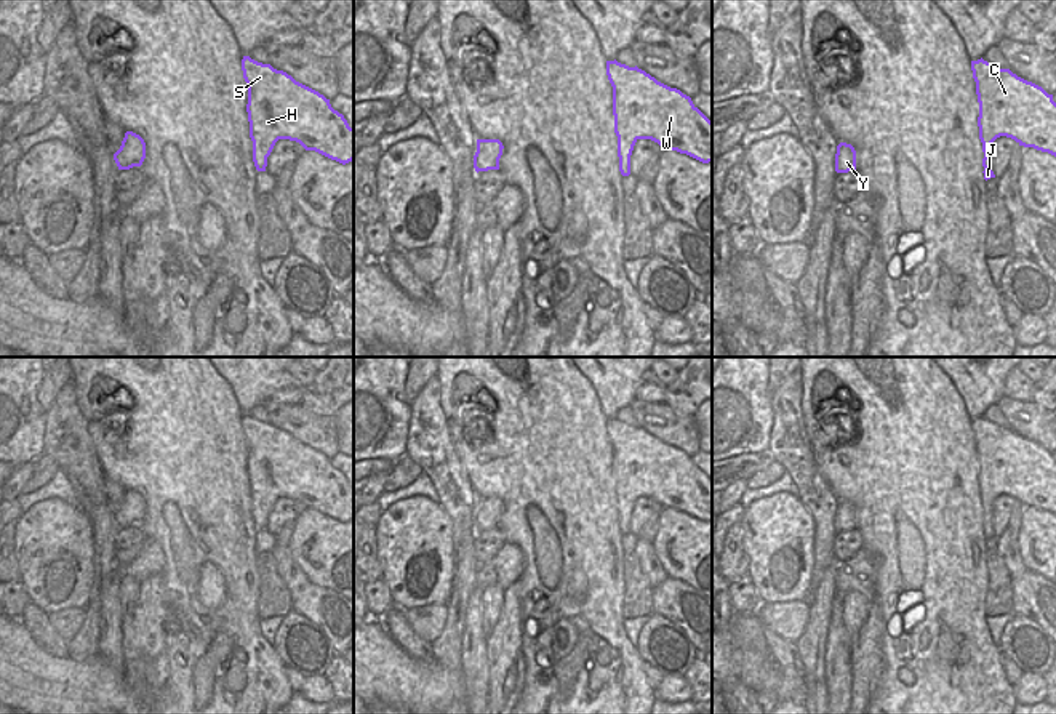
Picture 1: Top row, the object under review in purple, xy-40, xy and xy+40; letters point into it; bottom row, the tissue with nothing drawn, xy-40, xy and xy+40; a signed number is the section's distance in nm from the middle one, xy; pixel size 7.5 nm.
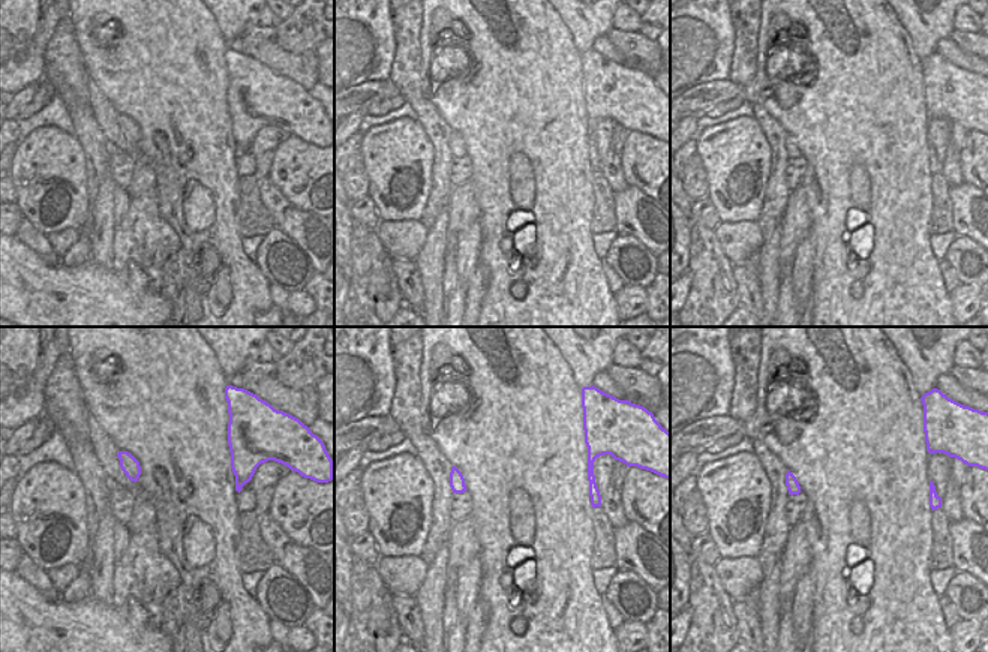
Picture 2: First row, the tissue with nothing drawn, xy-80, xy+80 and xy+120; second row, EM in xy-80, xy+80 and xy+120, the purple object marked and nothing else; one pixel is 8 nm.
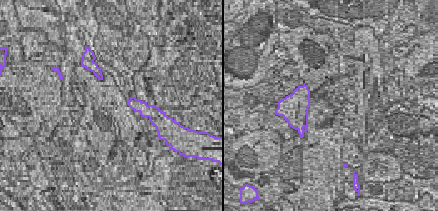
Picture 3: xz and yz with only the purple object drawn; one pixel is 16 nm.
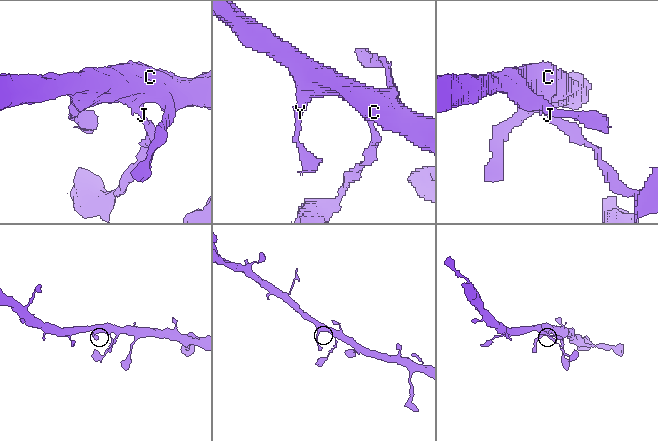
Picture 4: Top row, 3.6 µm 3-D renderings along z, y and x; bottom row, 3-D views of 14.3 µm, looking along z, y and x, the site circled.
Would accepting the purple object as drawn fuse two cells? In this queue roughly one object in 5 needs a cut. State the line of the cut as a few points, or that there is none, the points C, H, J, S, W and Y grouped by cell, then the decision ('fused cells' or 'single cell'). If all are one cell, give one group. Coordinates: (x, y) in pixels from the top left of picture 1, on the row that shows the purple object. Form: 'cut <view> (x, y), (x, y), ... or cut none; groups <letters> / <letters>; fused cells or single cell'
cut none; groups C H J S W Y; single cell

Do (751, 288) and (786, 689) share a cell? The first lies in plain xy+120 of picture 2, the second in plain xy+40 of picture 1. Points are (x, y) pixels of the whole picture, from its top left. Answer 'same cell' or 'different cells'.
different cells

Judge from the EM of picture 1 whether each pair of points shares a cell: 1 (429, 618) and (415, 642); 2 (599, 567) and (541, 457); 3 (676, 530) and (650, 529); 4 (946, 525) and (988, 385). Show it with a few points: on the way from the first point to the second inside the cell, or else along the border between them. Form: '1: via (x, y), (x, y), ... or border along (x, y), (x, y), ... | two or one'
1: border along (402, 612), (407, 625), (429, 644) | two
2: via (591, 540), (583, 508), (568, 484) | one
3: border along (658, 516), (658, 530), (652, 541) | two
4: border along (952, 383), (970, 420) | two

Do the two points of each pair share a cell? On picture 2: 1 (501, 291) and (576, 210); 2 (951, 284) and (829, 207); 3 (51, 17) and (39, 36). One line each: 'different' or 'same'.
1: same
2: different
3: same

